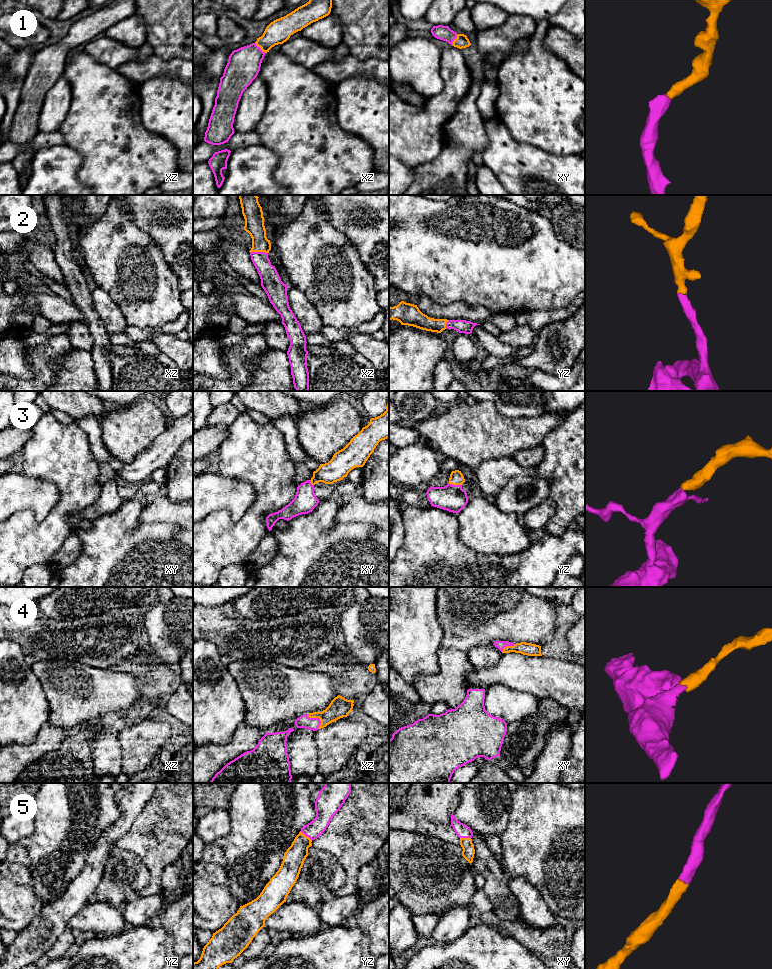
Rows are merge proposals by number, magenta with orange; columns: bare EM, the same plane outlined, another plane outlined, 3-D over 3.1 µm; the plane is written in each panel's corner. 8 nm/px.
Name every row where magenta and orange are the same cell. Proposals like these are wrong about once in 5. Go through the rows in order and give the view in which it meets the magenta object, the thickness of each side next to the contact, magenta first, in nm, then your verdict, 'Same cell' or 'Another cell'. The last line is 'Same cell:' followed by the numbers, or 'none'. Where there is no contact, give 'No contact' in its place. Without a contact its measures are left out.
1: Touches magenta in xz. Thickness 260 nm (magenta) against 190 nm. Same cell
2: Touches magenta in xz. Thickness 160 nm (magenta) against 160 nm. Same cell
3: Touches magenta in yz. Thickness 220 nm (magenta) against 110 nm. Same cell
4: Touches magenta in xz. Thickness 100 nm (magenta) against 160 nm. Same cell
5: Touches magenta in yz. Thickness 150 nm (magenta) against 170 nm. Same cell
Same cell: 1, 2, 3, 4, 5

